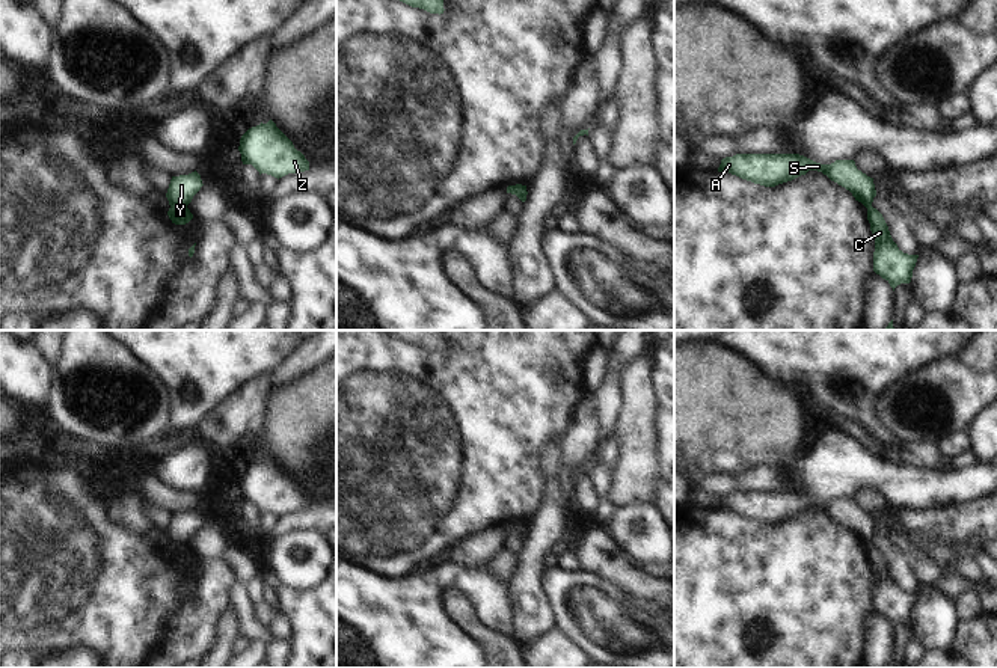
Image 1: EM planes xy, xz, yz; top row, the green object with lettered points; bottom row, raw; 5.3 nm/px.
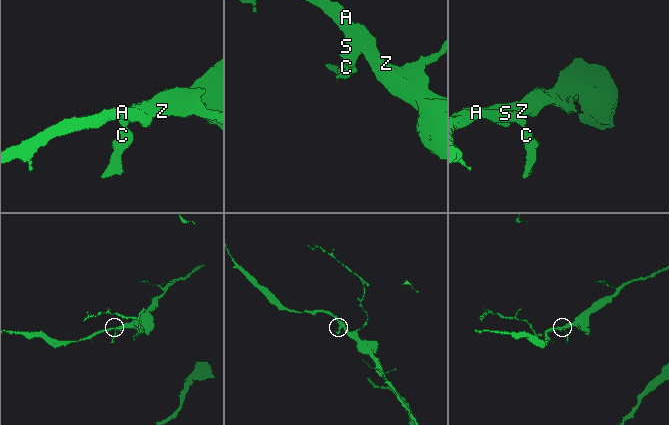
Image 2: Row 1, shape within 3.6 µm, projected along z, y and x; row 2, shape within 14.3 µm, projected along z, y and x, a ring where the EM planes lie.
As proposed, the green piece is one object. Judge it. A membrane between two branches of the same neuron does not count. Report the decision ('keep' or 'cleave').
cleave

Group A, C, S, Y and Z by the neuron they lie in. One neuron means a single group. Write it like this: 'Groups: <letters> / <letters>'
Groups: A S Y Z / C.

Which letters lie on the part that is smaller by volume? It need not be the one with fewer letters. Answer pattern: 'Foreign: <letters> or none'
Foreign: C

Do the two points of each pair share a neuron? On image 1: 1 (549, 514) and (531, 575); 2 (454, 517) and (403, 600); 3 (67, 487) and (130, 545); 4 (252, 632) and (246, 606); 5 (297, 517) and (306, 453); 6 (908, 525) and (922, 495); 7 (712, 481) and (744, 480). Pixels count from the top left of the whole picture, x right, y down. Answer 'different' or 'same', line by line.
1: same
2: different
3: different
4: same
5: different
6: different
7: same

